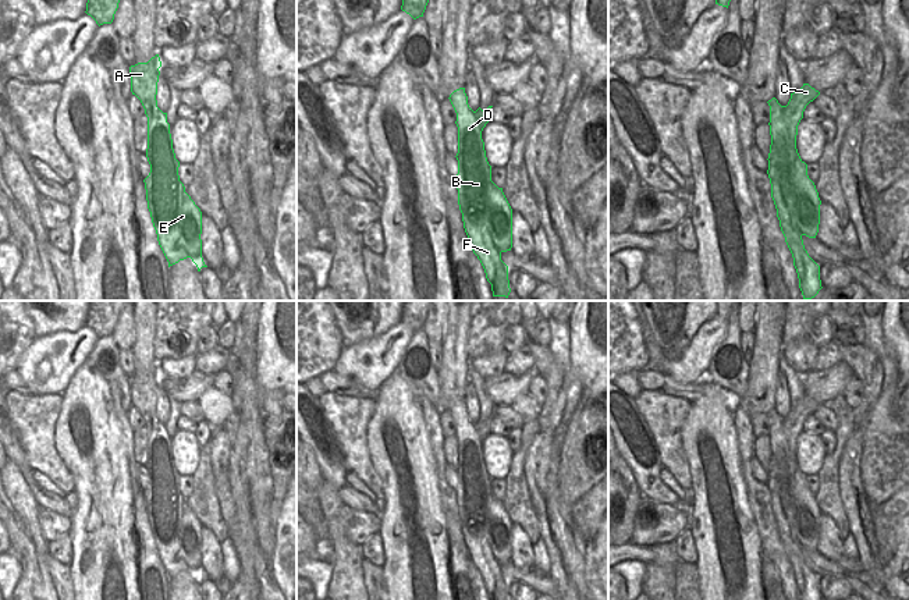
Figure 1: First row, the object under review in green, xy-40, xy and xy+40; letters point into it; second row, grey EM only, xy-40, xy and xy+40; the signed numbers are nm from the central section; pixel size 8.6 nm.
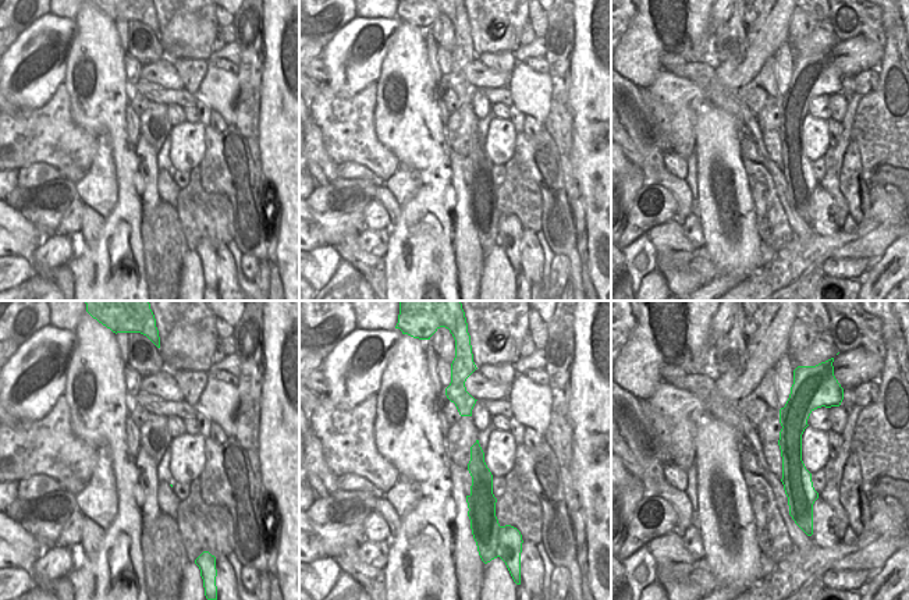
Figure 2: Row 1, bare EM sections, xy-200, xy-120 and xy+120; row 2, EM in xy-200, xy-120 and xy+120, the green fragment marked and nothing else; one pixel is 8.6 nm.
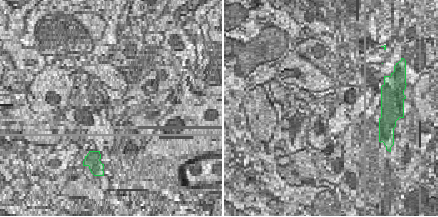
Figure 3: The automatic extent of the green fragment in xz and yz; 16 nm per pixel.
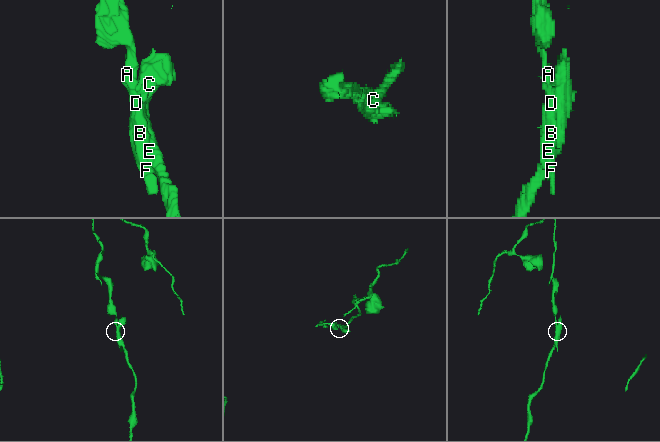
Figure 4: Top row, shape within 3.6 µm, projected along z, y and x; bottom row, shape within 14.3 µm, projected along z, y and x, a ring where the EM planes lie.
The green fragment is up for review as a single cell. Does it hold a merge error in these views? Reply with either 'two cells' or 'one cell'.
two cells

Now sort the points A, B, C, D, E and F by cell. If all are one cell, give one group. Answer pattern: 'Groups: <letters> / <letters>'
Groups: A D F / B C E

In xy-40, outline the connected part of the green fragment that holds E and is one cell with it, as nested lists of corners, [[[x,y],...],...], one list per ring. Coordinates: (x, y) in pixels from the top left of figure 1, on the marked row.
[[[170,129],[168,138],[161,145],[160,156],[164,160],[164,168],[161,175],[155,178],[157,184],[153,189],[159,192],[164,221],[170,232],[181,237],[184,249],[200,271],[202,267],[207,267],[202,258],[202,212],[180,181],[180,161],[175,159]]]

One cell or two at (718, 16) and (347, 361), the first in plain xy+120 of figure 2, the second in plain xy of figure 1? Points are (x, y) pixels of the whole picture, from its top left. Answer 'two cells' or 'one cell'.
one cell

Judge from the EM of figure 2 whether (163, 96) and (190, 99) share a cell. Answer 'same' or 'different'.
same

